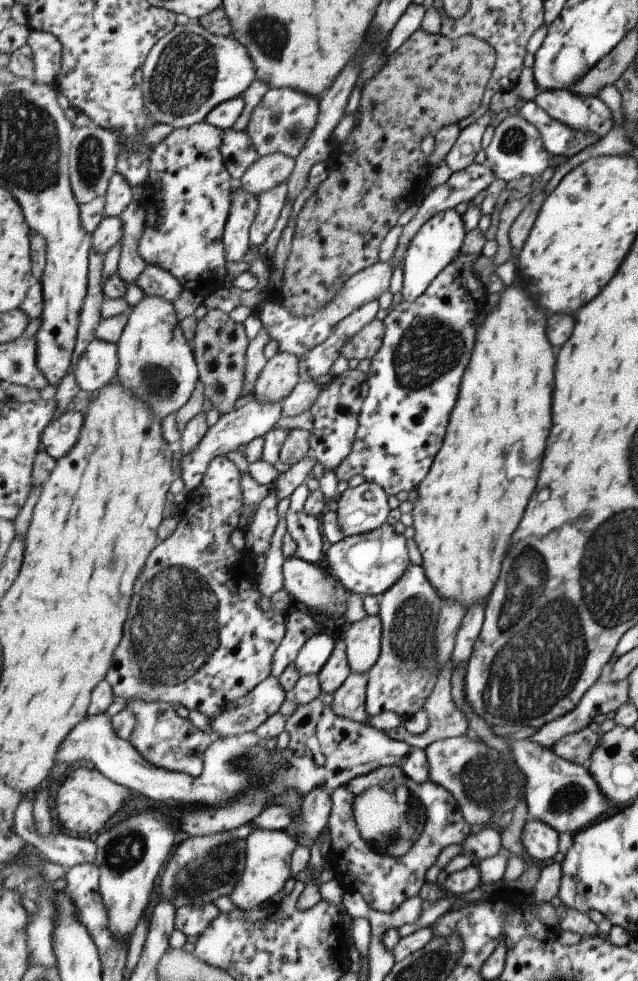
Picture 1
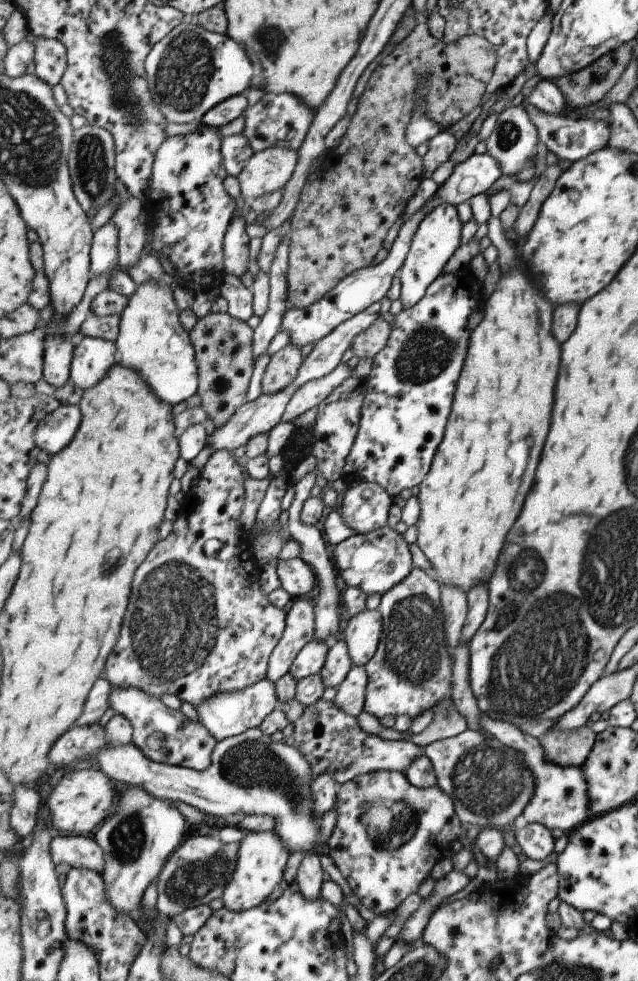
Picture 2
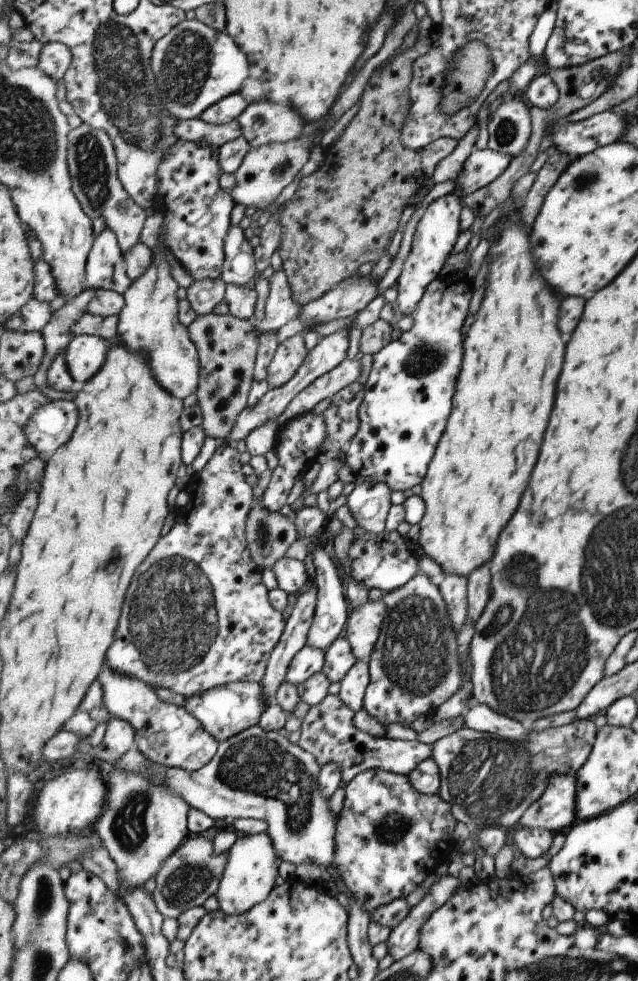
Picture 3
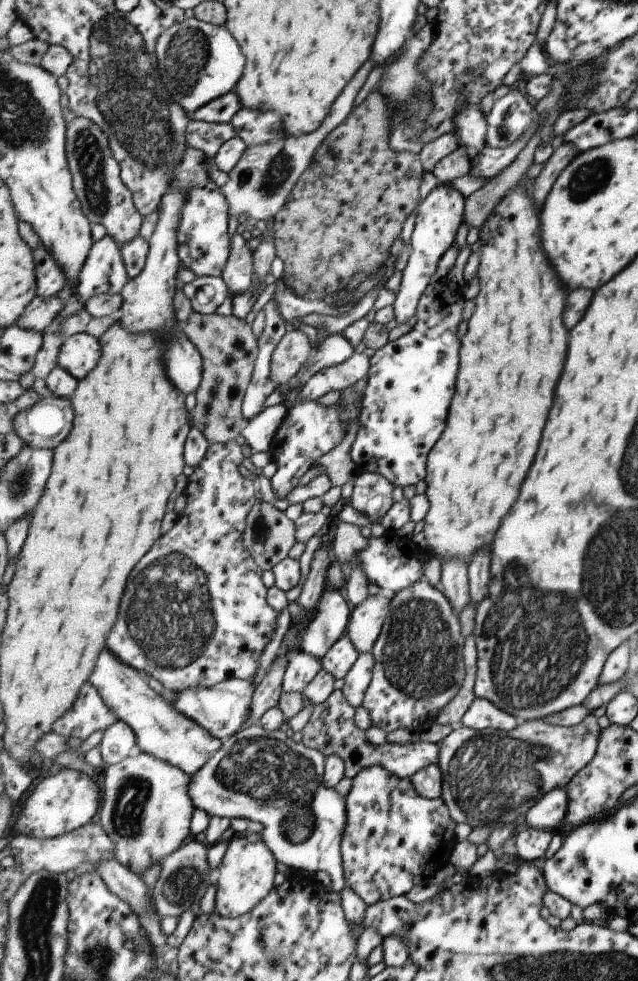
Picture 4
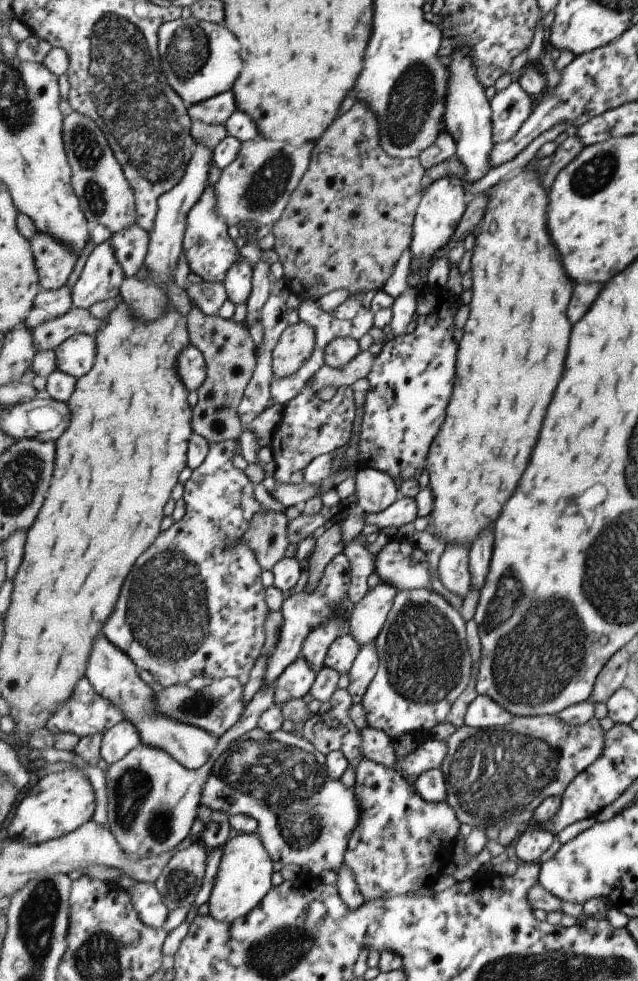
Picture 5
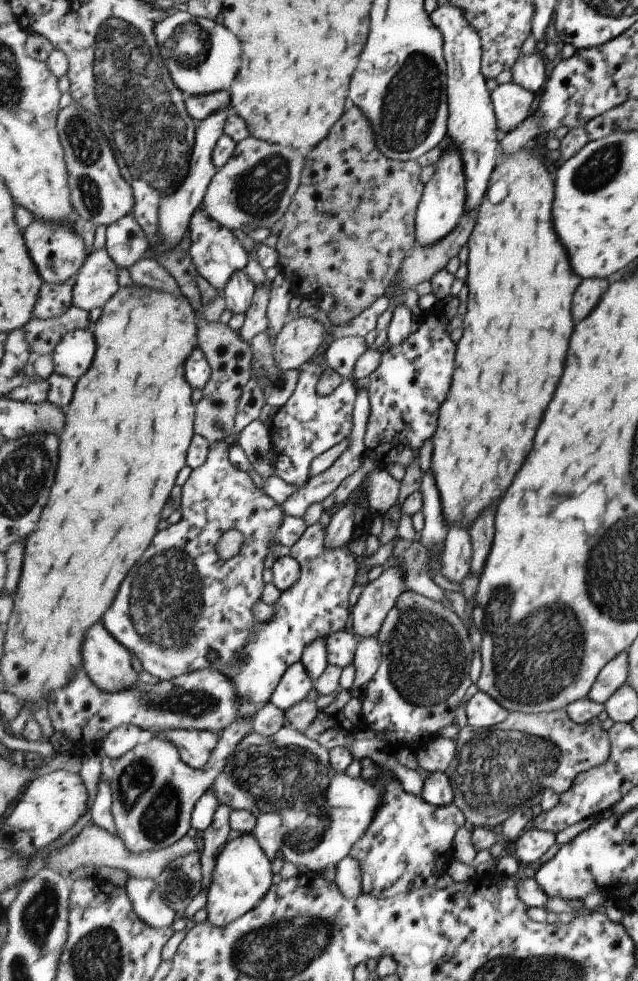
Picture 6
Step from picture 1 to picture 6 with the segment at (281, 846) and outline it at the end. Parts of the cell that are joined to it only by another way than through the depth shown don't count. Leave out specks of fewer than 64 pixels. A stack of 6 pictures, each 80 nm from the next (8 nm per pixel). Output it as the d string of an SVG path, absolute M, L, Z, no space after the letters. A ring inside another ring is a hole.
M234 834L218 856L213 884L207 894L208 920L215 928L225 928L256 908L273 885L272 860L255 834Z

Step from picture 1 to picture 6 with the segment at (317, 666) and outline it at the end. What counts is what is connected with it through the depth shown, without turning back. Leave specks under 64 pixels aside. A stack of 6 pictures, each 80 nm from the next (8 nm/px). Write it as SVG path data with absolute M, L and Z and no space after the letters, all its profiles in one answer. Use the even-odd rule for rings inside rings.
M302 661L287 669L277 688L273 691L270 702L285 712L304 701L307 694L315 688L314 680Z

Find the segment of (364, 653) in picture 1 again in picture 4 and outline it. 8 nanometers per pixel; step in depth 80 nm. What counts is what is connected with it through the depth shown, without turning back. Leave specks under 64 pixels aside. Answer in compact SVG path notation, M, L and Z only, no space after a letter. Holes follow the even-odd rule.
M380 590L352 609L347 635L361 653L372 652L383 632L386 618L392 606L392 595Z

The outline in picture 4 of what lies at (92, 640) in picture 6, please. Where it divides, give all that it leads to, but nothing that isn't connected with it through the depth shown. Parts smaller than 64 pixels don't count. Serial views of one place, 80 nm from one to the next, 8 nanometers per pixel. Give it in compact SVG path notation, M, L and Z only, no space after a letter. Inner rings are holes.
M107 648L97 662L97 674L93 684L100 690L107 706L119 719L128 722L135 731L138 750L168 762L171 766L194 775L223 746L224 741L215 738L201 723L181 714L171 702L157 694L144 674L122 663Z

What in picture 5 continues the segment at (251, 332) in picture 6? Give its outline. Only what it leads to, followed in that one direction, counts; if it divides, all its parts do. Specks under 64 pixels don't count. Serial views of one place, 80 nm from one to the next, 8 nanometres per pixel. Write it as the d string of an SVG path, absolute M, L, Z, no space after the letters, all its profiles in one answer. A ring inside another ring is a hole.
M261 258L254 266L253 292L248 300L247 326L251 328L257 321L261 323L261 312L272 293L271 280L269 280L271 266L269 262Z

